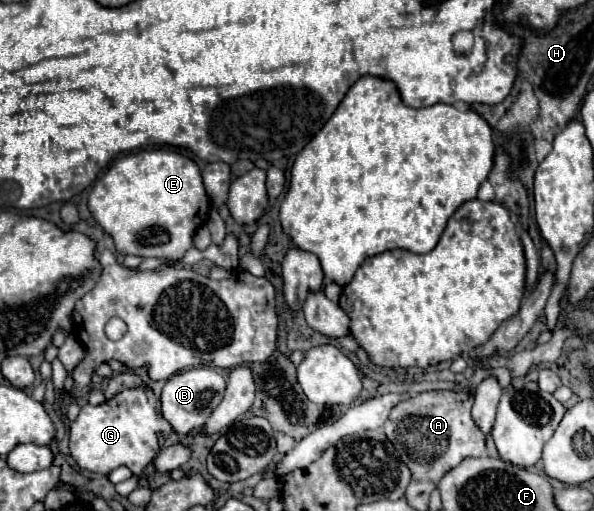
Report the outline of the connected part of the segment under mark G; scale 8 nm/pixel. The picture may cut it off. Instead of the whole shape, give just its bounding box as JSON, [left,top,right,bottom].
[70,386,170,476]

